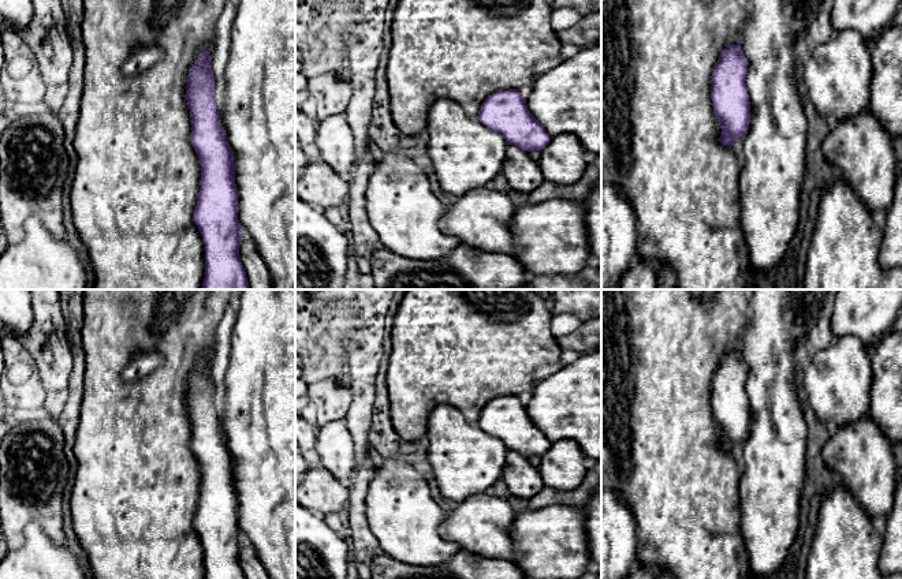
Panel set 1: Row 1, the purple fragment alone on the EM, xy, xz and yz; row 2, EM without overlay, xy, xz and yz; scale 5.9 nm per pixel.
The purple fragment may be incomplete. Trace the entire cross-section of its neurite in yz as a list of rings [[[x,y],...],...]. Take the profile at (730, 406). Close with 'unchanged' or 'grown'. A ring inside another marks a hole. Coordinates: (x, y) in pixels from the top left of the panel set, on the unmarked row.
[[[741,350],[727,351],[712,378],[711,406],[722,434],[720,449],[733,453],[737,444],[745,444],[750,426],[750,407],[746,395],[748,365]]]; unchanged

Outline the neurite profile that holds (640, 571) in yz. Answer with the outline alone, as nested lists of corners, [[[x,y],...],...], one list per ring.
[[[637,563],[636,568],[627,574],[626,579],[656,579],[656,576],[649,567]]]

